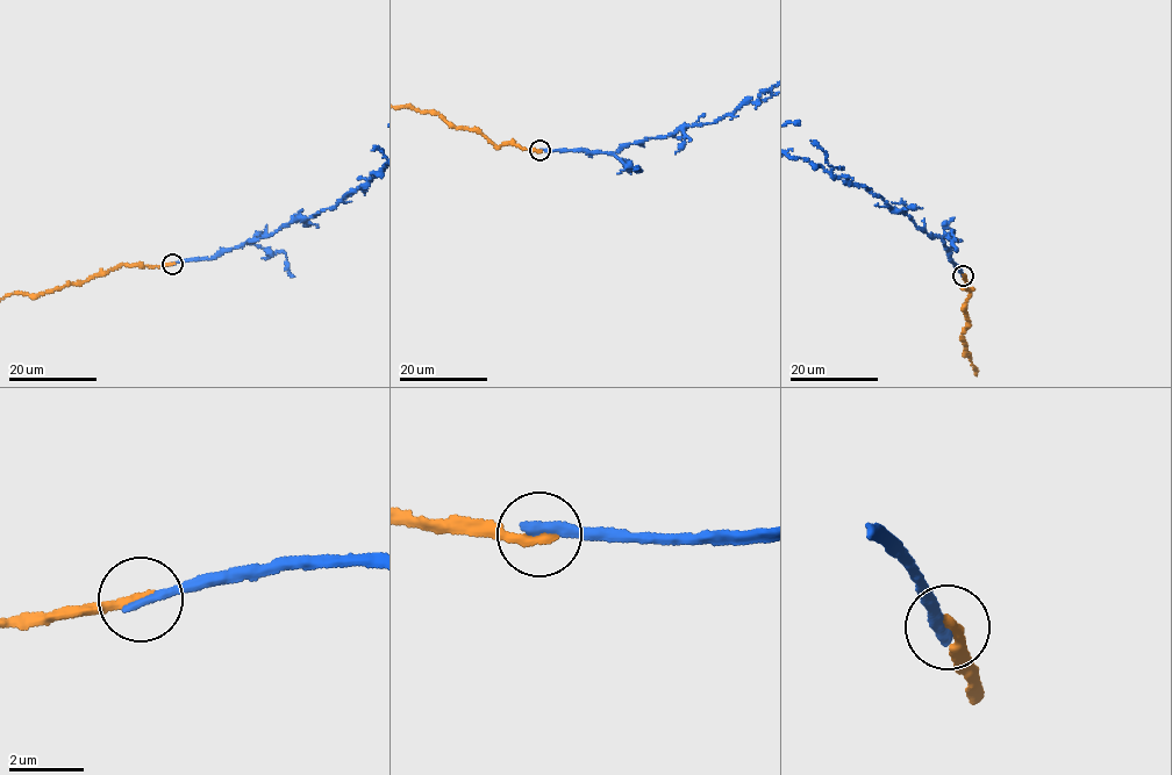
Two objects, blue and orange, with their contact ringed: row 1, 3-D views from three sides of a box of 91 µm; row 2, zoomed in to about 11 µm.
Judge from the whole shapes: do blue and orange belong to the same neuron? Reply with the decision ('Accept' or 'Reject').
Reject

